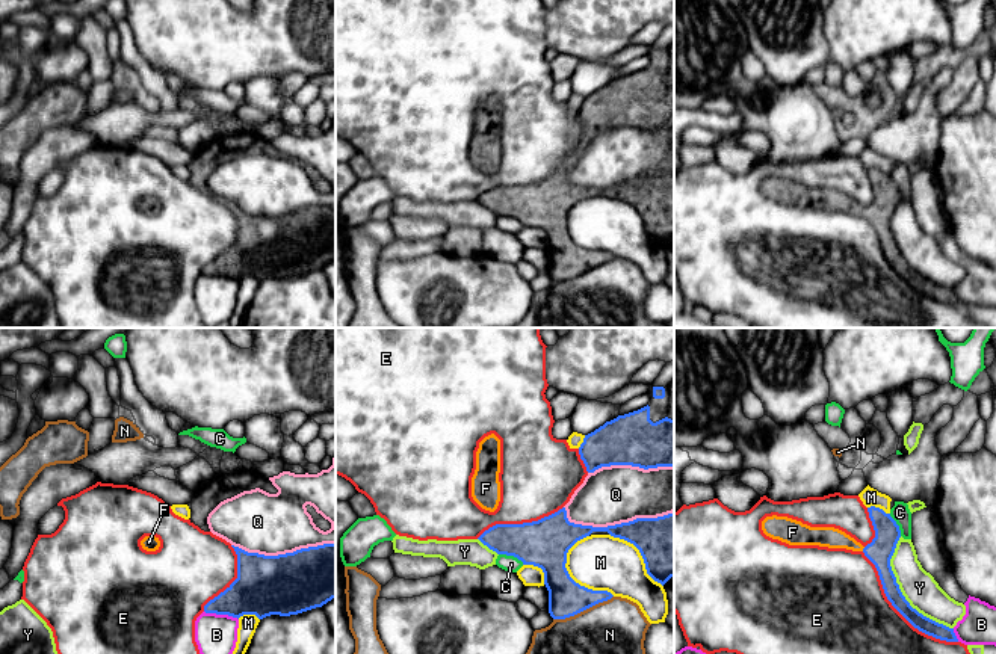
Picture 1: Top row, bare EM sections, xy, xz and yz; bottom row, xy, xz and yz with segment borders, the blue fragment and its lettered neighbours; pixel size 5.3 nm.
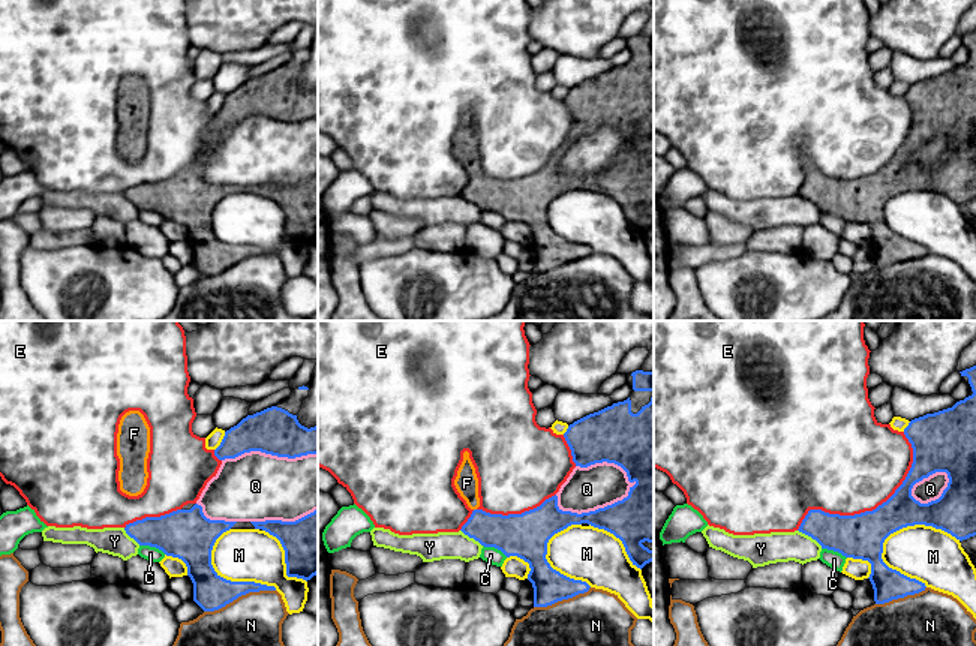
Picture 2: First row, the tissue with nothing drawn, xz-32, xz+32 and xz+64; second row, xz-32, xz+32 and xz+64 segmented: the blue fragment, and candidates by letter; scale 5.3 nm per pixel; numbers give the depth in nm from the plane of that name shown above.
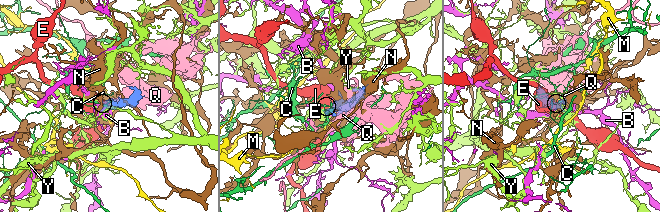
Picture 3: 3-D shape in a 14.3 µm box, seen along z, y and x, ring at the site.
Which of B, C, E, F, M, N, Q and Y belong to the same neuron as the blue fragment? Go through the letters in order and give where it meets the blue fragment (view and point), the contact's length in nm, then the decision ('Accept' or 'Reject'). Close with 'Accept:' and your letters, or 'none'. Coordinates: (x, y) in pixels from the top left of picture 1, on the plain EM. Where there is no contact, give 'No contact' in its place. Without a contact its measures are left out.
B: Touches blue at xy (221, 275). Shared border 190 nm. Reject
C: Touches blue at xz (511, 216). Shared border 150 nm. Reject
E: Touches blue at yz (898, 272). Shared border 700 nm. Reject
F: Touches blue at yz (863, 210). Shared border 30 nm. Accept
M: Touches blue at xz (573, 242). Shared border 360 nm. Reject
N: Touches blue at xz (582, 272). Shared border 340 nm. Reject
Q: Touches blue at xz (614, 188). Shared border 600 nm. Reject
Y: Touches blue at yz (901, 254). Shared border 550 nm. Reject
Accept: F

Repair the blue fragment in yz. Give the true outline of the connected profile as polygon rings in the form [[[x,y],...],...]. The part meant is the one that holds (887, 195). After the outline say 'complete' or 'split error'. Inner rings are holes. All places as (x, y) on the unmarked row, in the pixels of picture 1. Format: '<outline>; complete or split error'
[[[871,168],[868,174],[875,199],[866,208],[839,190],[810,189],[787,178],[766,178],[762,183],[762,192],[766,198],[789,207],[819,207],[863,213],[875,227],[887,261],[914,290],[940,302],[958,304],[954,290],[923,278],[905,261],[890,228],[890,221],[901,199],[899,187],[890,175],[886,175],[880,169]]]; split error

